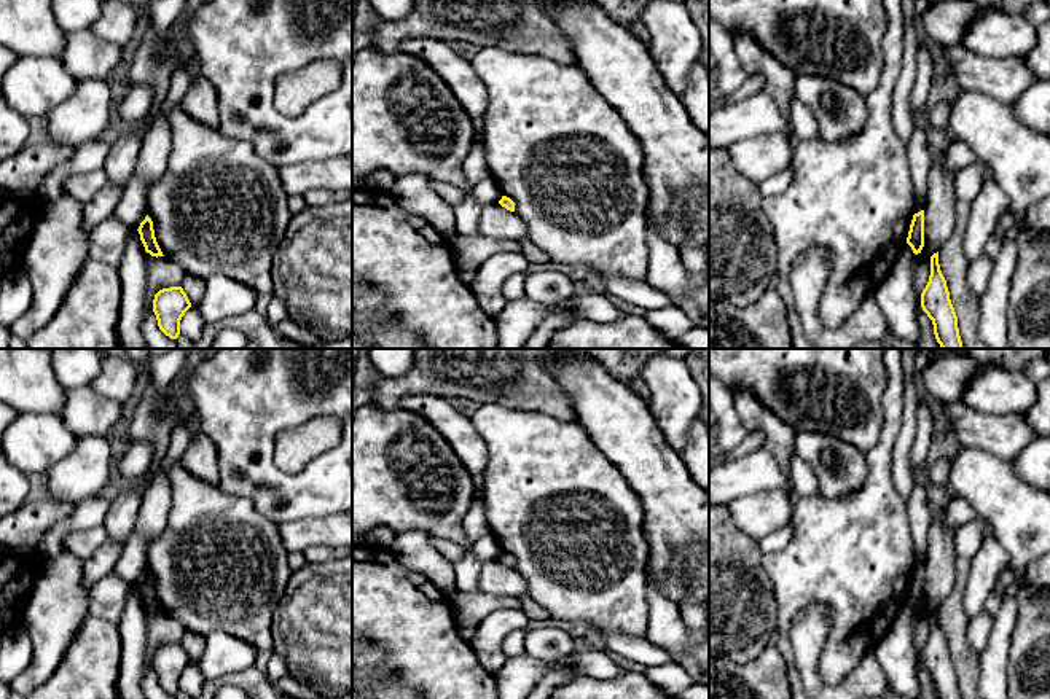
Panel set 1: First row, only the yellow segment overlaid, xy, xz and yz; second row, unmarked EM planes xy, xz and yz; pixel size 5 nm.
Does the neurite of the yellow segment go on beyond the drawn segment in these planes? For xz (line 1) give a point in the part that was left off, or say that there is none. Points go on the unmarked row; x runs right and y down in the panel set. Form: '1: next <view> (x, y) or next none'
1: next none

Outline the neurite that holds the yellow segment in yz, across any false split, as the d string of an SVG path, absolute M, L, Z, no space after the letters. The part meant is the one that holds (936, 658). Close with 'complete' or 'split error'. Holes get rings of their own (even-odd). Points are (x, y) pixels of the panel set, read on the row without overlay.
M938 608L931 613L931 632L921 650L921 664L932 677L937 699L962 699L946 637L940 627Z; complete

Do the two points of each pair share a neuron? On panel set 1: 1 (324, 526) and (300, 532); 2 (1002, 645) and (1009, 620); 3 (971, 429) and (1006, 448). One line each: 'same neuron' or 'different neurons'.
1: same neuron
2: same neuron
3: same neuron

